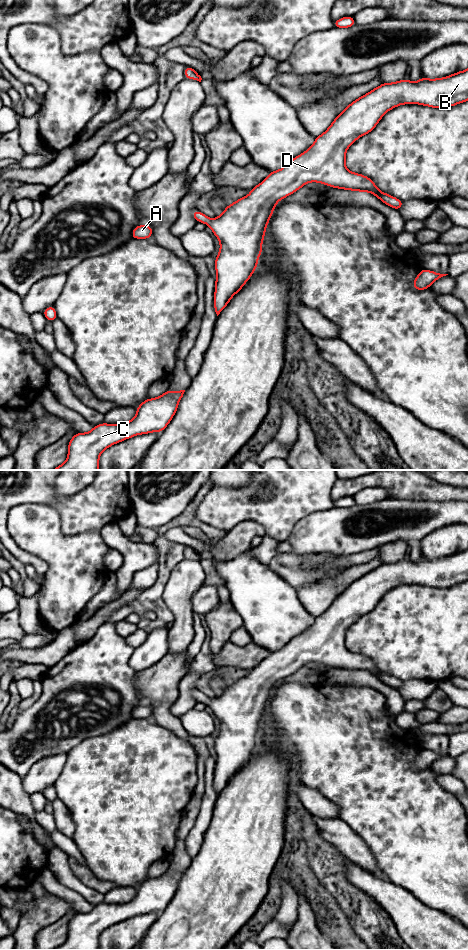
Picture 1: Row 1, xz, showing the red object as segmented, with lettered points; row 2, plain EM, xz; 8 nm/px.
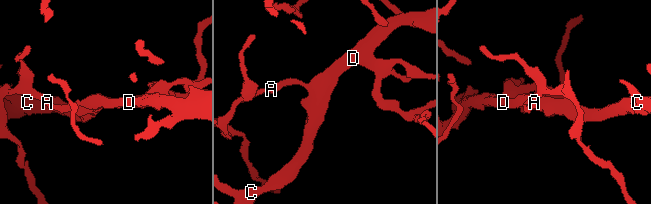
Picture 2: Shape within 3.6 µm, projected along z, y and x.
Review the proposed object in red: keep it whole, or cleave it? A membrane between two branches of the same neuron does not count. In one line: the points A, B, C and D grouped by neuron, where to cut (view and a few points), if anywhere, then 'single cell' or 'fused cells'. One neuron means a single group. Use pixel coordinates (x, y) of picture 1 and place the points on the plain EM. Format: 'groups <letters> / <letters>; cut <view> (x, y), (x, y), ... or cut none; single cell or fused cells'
groups A B C D; cut none; single cell

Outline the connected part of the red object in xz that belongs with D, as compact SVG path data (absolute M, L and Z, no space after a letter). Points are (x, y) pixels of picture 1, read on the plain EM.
M468 549L444 558L422 557L417 562L403 559L393 563L382 563L348 585L322 615L315 617L311 627L289 641L282 649L270 652L259 665L251 669L249 675L228 685L219 697L210 699L198 690L193 691L195 700L207 704L220 721L220 731L215 740L217 759L214 789L217 796L257 748L265 710L278 681L309 662L319 662L333 668L370 672L384 684L400 690L403 681L380 671L369 657L353 653L346 648L348 627L361 616L371 612L386 592L399 585L420 584L432 588L448 588L465 581L468 581Z

